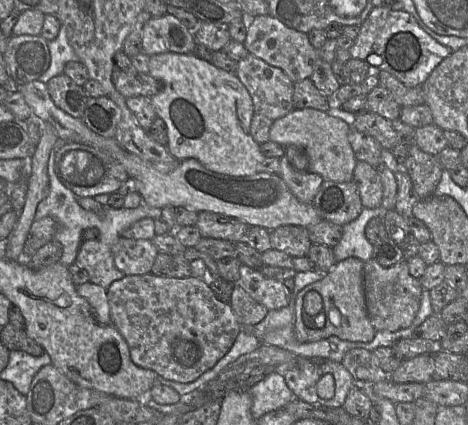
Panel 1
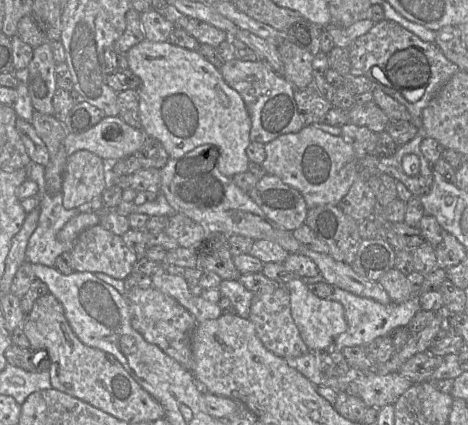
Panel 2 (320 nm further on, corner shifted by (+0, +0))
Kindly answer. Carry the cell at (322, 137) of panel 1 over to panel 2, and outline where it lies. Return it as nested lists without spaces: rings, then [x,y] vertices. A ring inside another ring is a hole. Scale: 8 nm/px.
[[[306,124],[299,132],[283,134],[265,144],[266,157],[262,164],[267,174],[277,176],[285,184],[298,190],[308,209],[319,205],[338,205],[359,178],[359,157],[342,136],[331,135],[318,127]]]

